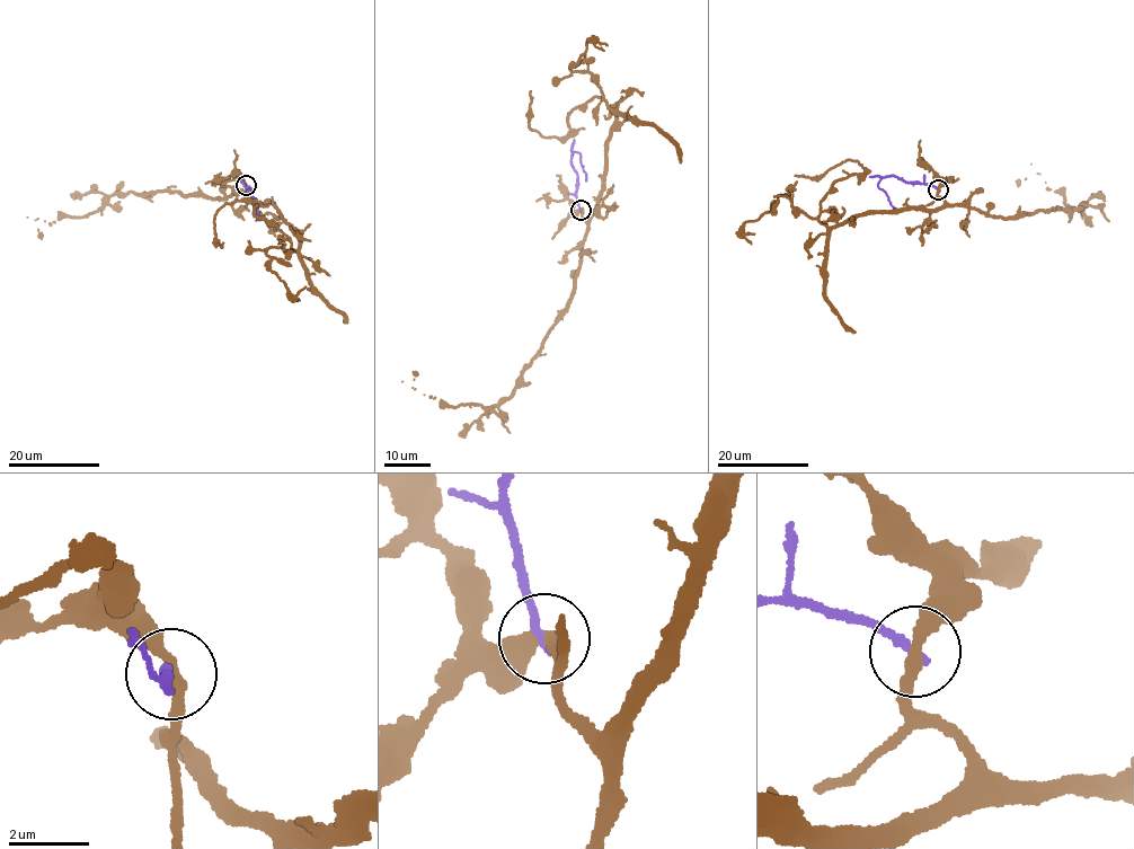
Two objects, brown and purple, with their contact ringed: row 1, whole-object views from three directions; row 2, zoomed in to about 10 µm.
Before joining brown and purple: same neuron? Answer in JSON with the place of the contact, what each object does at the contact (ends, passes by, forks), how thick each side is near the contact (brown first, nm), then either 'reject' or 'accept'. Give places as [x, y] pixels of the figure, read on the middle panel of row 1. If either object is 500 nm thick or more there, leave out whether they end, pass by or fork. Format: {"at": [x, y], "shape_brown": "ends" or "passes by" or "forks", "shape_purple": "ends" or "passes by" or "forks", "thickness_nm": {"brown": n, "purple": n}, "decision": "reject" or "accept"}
{"at": [581, 210], "shape_brown": "passes by", "shape_purple": "ends", "thickness_nm": {"brown": 320, "purple": 200}, "decision": "reject"}

